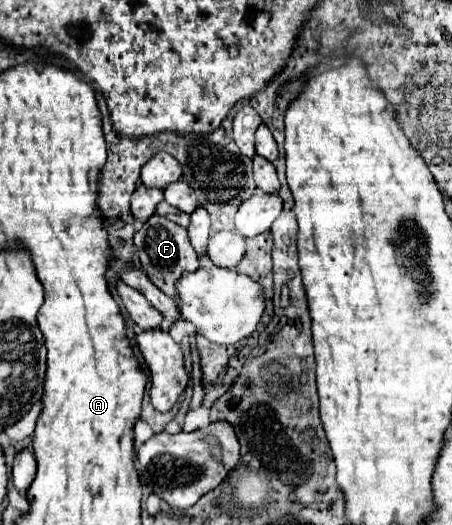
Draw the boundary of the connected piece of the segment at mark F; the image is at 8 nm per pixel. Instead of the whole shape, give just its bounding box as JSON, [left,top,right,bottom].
[134,214,200,300]

